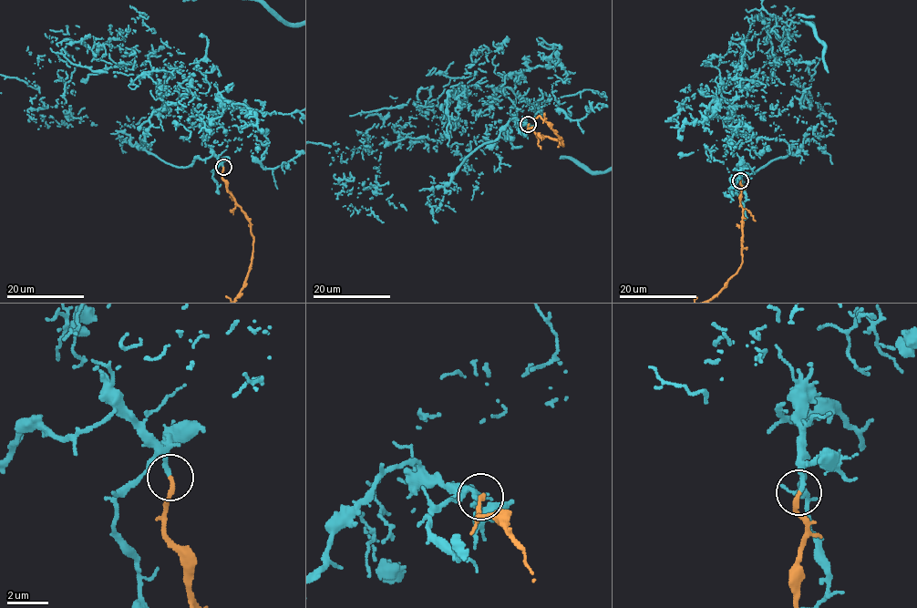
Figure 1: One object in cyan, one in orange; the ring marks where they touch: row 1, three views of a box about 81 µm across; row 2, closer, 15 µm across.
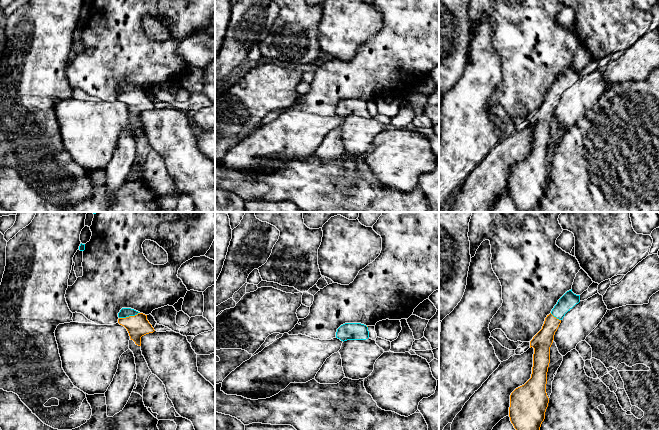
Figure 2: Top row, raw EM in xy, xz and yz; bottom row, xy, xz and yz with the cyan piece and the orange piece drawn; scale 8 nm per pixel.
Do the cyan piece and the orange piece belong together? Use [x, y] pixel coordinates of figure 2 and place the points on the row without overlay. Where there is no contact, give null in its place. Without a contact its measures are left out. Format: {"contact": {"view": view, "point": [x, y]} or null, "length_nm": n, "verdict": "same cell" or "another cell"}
{"contact": {"view": "xy", "point": [129, 91]}, "length_nm": 180, "verdict": "same cell"}

